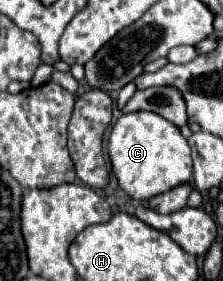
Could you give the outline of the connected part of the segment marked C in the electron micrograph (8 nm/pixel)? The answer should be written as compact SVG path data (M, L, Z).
M136 111L122 115L112 127L108 153L118 185L134 199L152 199L172 187L192 181L190 145L180 129L158 113Z

